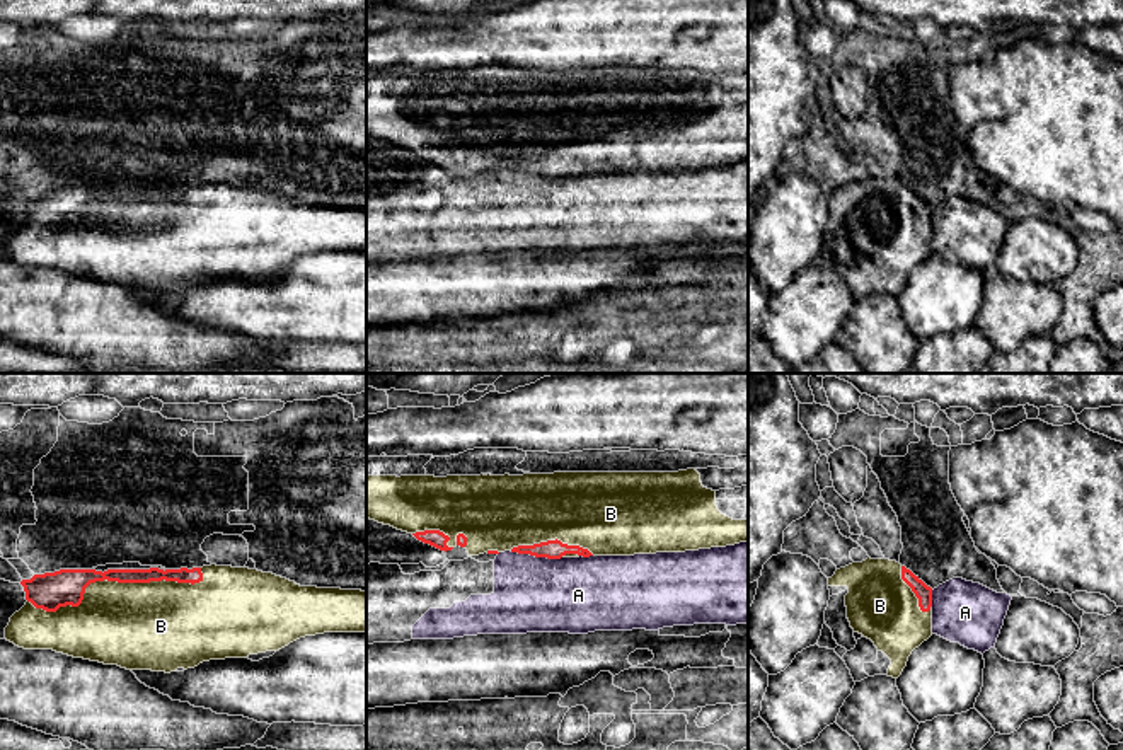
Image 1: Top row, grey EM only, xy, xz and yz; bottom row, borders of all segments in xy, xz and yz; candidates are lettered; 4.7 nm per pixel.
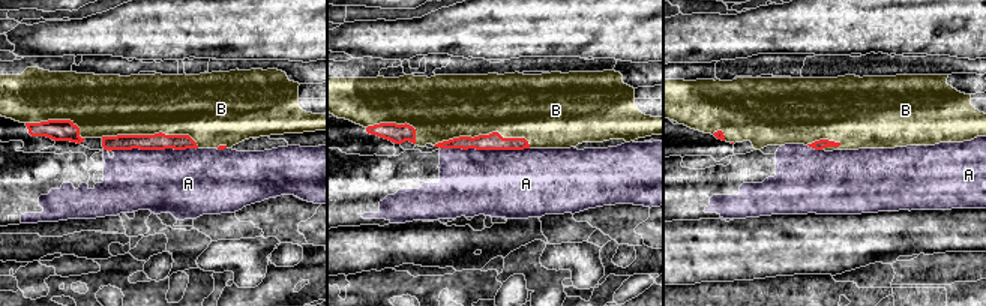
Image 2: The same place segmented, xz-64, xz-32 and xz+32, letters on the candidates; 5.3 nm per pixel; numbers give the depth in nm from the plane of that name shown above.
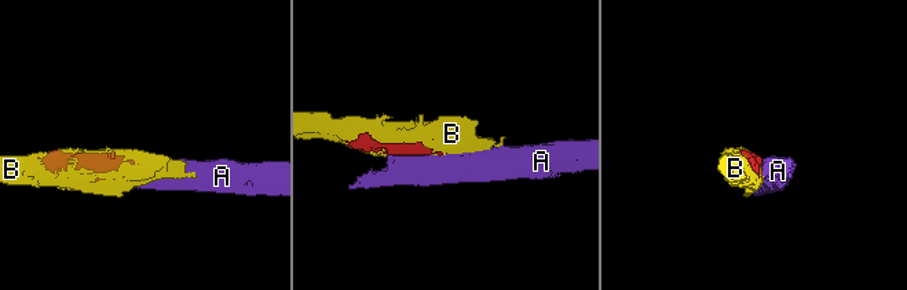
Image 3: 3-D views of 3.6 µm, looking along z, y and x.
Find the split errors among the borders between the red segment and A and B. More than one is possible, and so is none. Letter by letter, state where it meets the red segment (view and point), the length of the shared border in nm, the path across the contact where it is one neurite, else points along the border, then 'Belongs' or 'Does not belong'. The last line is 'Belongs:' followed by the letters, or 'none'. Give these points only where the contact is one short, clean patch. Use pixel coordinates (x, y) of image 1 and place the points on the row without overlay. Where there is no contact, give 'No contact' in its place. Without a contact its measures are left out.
A: Touches red at xz (535, 174). Shared border 260 nm. Does not belong
B: Touches red at xy (113, 198). Shared border 850 nm. Belongs
Belongs: B

